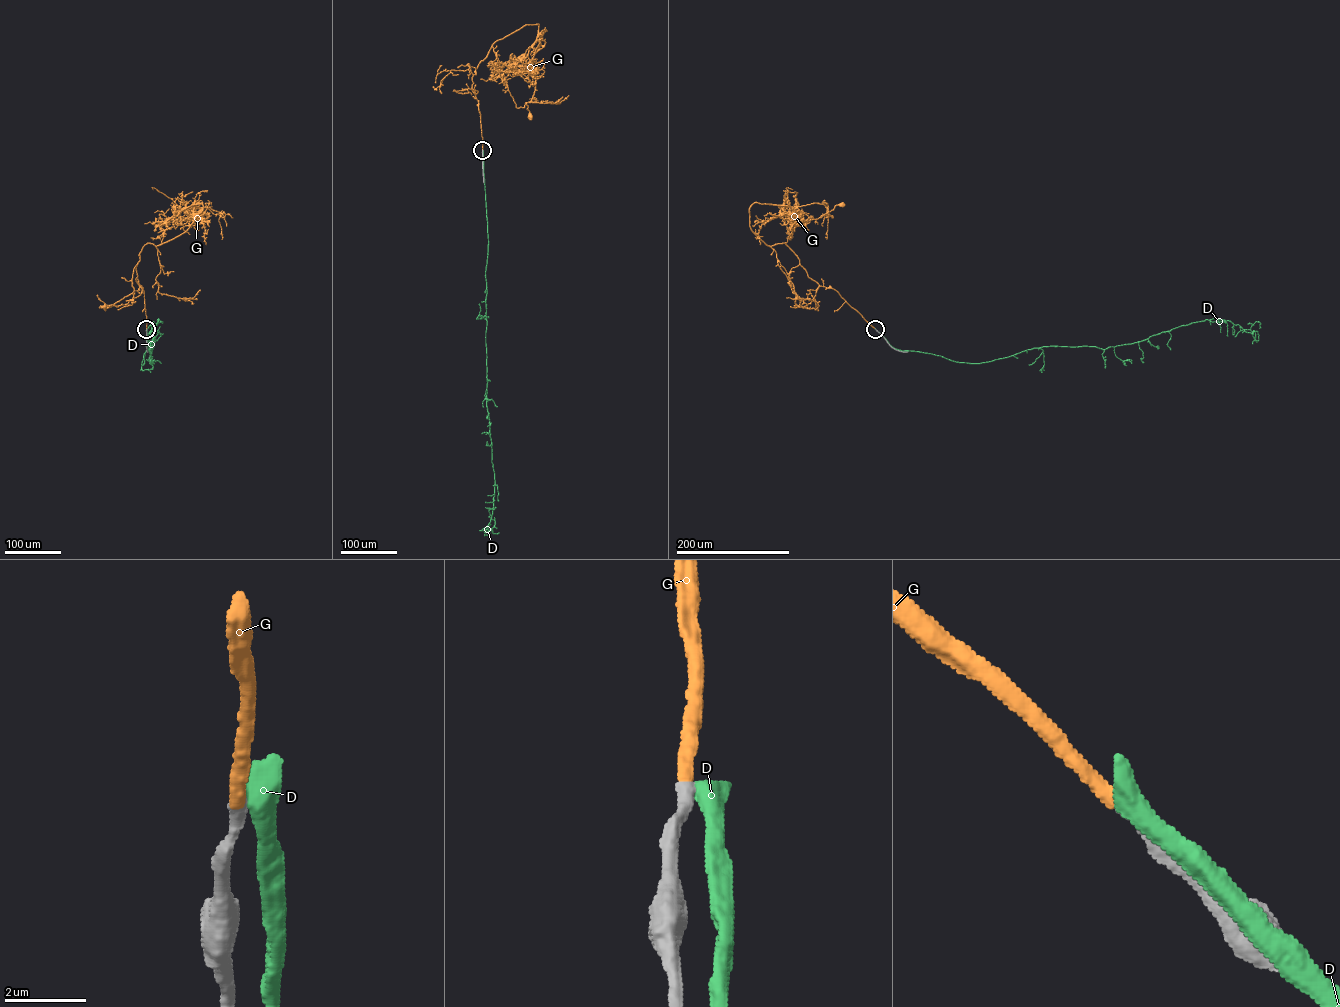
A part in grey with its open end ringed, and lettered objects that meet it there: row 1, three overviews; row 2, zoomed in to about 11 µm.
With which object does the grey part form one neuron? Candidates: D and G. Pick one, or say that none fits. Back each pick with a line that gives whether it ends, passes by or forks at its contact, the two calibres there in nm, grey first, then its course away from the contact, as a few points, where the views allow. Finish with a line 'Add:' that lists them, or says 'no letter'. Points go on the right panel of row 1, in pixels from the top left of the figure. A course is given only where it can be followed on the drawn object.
G: it ends there; 400 nm thick on the grey side, 380 nm on the other; it runs (875, 329), (808, 277), (785, 243), (767, 245), (750, 227), (755, 202), (829, 211), (842, 204)
Add: G

